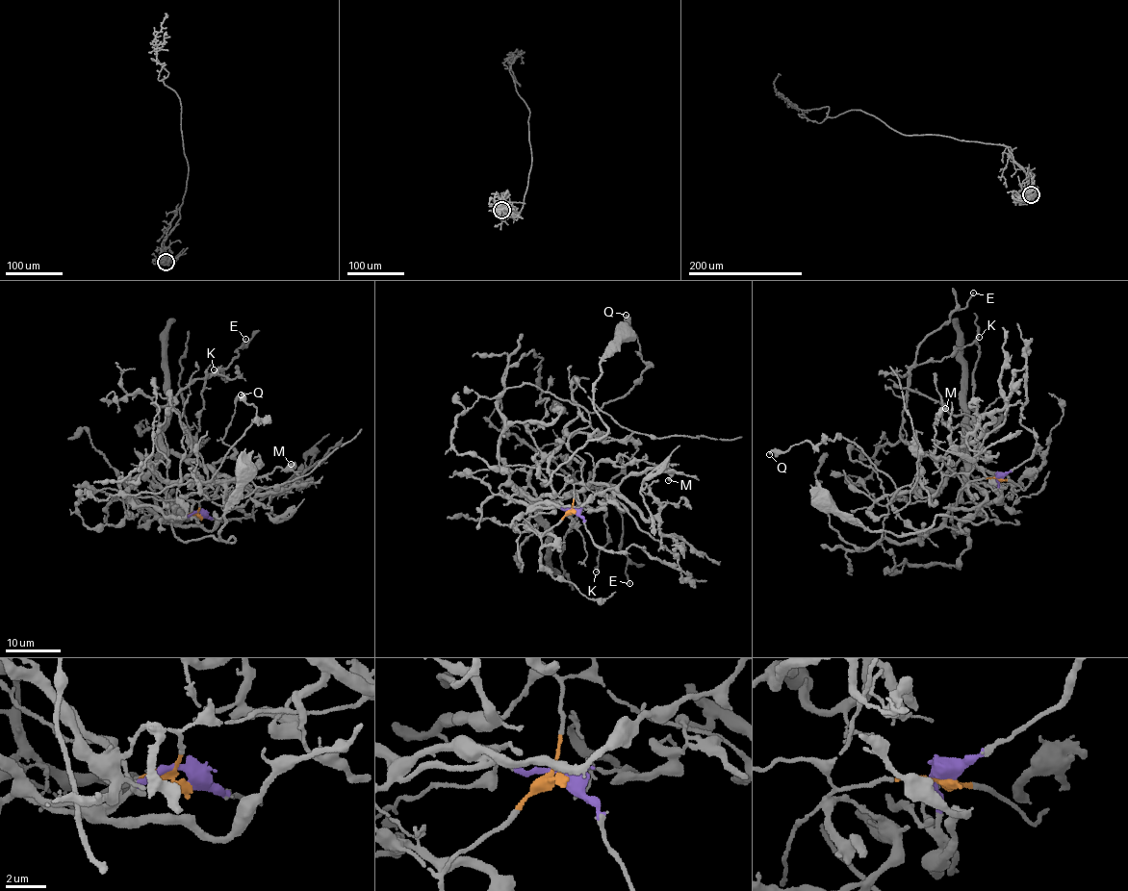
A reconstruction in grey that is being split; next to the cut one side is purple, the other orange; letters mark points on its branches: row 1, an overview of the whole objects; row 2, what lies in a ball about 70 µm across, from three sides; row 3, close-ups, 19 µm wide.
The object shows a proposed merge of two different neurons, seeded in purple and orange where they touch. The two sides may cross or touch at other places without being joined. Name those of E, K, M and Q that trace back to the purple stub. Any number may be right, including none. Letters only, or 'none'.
M

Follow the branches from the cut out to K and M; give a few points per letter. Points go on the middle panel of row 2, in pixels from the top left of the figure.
K: (574, 510), (583, 463), (561, 458), (572, 478), (604, 496), (608, 540), (596, 572)
M: (574, 510), (528, 497), (555, 502), (581, 491), (601, 461), (622, 454), (632, 462), (661, 465), (668, 480)

